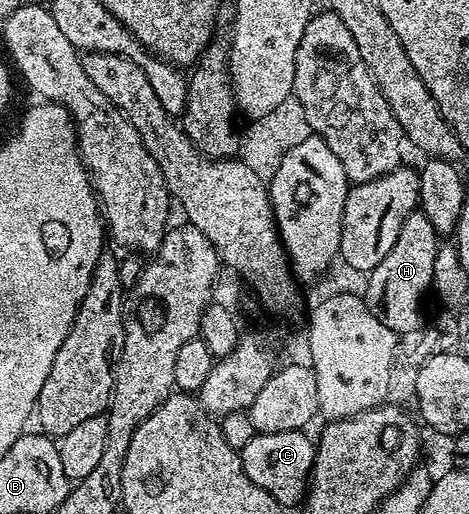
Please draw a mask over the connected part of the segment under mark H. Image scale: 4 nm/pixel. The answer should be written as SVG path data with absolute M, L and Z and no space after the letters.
M419 209L410 213L407 221L399 228L399 237L395 237L395 245L391 245L391 253L375 265L375 269L368 272L363 298L369 304L370 310L377 315L379 321L391 329L398 337L405 337L423 327L426 322L425 315L421 312L421 306L425 303L425 294L430 294L433 285L433 270L435 269L435 253L439 246L439 236L435 225L427 221L427 213Z

